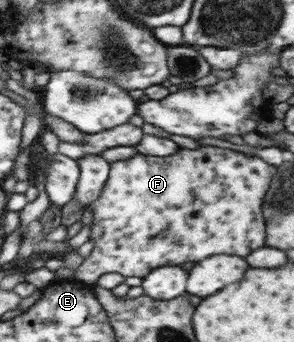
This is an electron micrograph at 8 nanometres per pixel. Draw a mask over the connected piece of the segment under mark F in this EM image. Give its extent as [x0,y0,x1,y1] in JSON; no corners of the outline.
[72,144,276,285]

